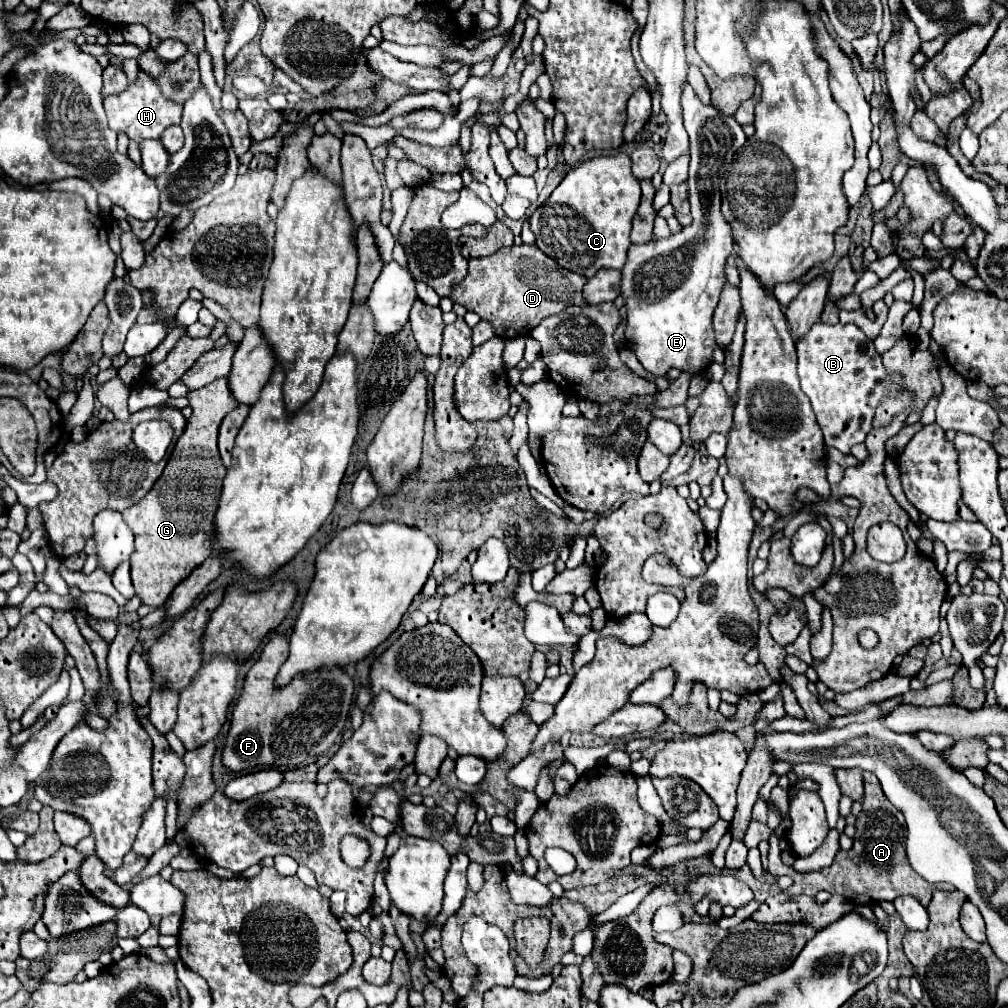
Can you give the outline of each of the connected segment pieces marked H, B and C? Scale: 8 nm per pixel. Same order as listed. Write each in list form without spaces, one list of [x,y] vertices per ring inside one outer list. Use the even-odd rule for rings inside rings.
[[[138,71],[138,77],[134,83],[130,83],[122,93],[118,95],[106,95],[104,97],[104,109],[108,115],[108,125],[112,131],[122,131],[128,135],[128,139],[140,143],[144,139],[160,139],[166,127],[179,125],[181,122],[183,106],[160,93],[158,83],[144,71]]]
[[[816,323],[810,333],[796,341],[796,351],[802,391],[812,403],[816,421],[824,433],[824,443],[842,453],[850,453],[854,445],[864,443],[872,429],[874,411],[882,405],[884,397],[896,399],[908,391],[904,377],[886,371],[874,343],[852,323]]]
[[[626,153],[592,157],[568,171],[562,183],[546,199],[536,215],[530,217],[530,227],[536,235],[536,245],[560,267],[594,277],[598,269],[622,269],[630,247],[632,217],[640,205],[640,181],[632,175],[632,161]]]

